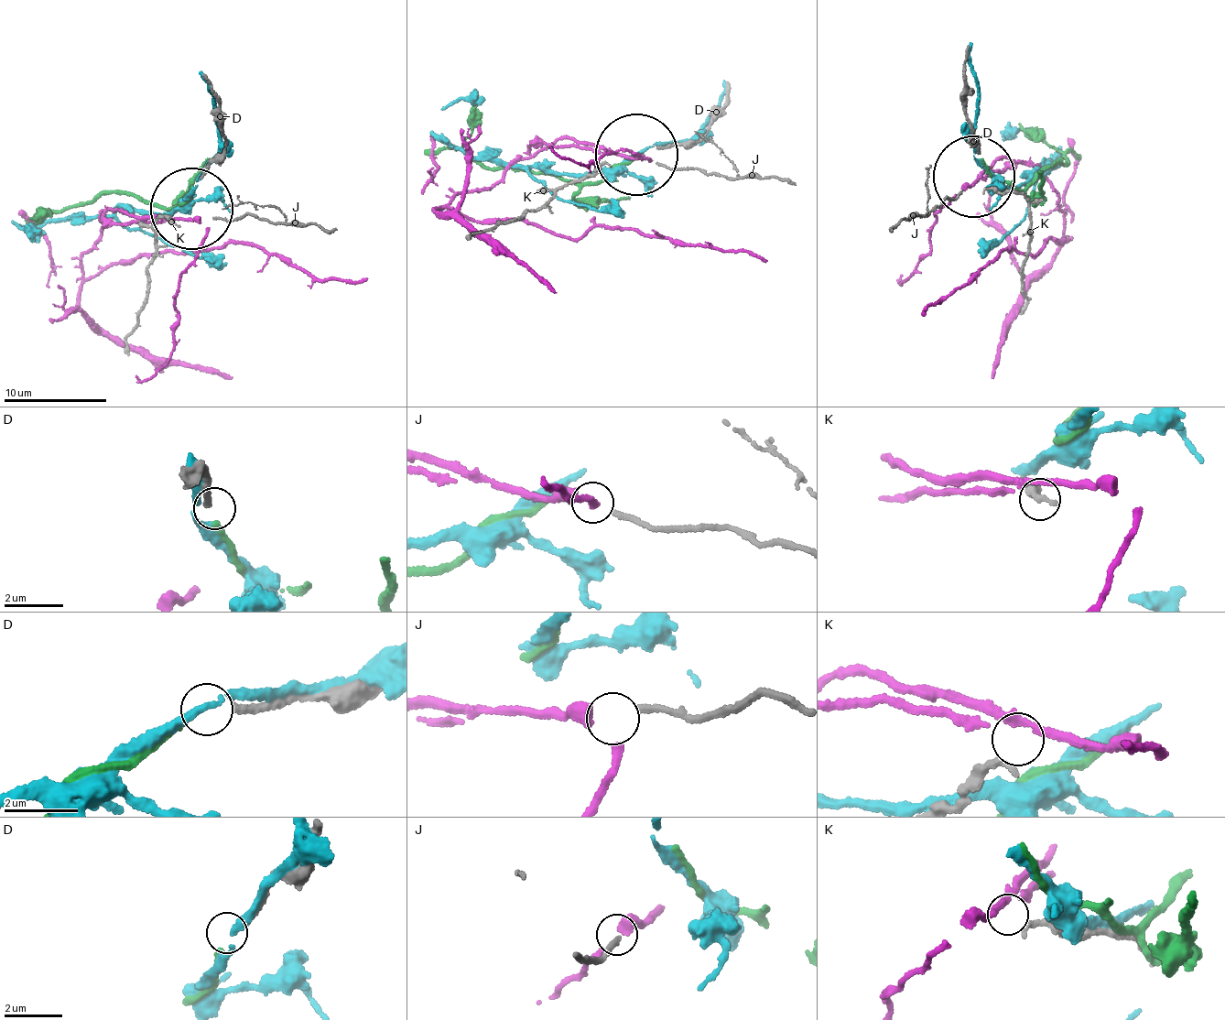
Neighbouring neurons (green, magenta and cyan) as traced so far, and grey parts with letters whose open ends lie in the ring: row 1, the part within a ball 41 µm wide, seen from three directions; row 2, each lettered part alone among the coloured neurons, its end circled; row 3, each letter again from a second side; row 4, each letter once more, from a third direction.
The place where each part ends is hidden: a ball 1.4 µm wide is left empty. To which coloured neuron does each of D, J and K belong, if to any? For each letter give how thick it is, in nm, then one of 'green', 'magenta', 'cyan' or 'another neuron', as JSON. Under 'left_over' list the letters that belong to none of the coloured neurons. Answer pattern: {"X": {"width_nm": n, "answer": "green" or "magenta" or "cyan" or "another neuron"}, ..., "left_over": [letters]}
{"D": {"width_nm": 190, "answer": "green"}, "J": {"width_nm": 170, "answer": "magenta"}, "K": {"width_nm": 240, "answer": "another neuron"}, "left_over": ["K"]}

